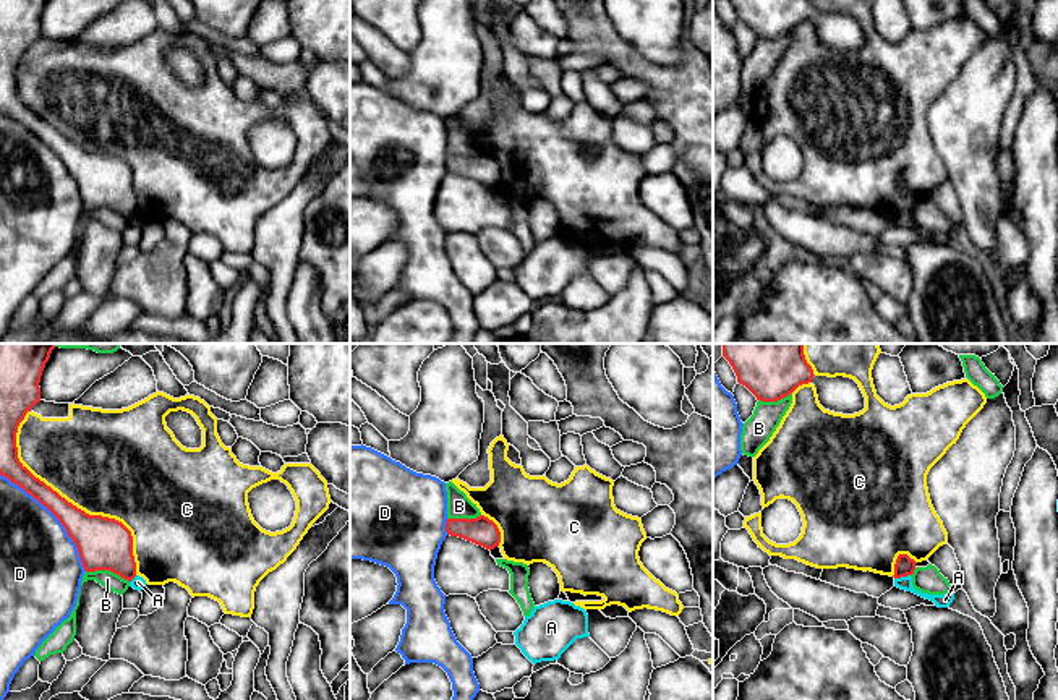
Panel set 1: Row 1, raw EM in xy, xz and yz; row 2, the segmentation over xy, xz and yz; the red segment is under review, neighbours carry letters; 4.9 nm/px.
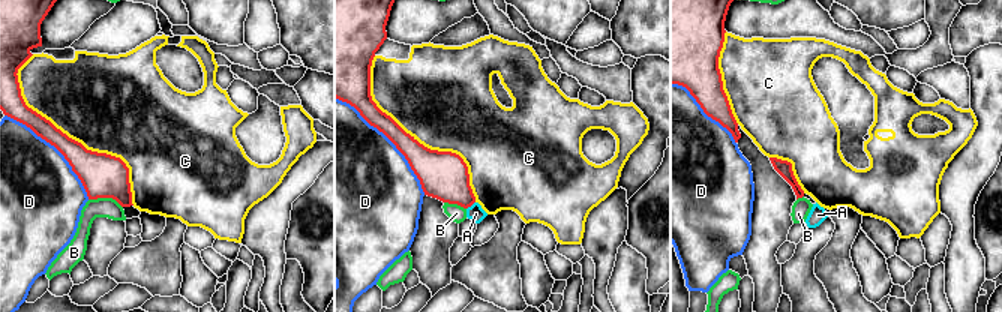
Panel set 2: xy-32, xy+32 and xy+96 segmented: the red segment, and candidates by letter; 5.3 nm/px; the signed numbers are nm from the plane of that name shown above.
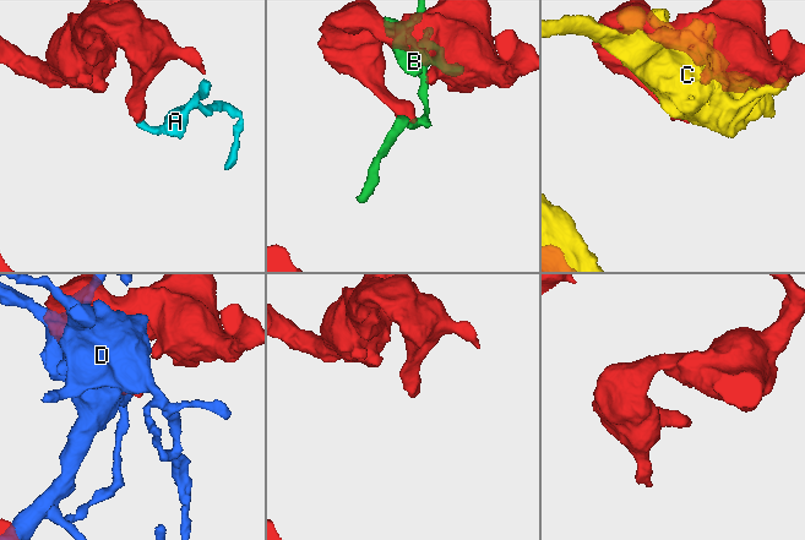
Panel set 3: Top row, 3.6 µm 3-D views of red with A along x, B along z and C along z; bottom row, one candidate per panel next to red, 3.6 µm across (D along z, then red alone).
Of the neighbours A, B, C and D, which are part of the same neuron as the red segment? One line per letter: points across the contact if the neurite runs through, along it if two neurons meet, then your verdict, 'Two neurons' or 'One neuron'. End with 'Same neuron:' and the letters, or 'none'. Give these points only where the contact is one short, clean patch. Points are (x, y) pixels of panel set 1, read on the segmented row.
A: Boundary: yz (909, 574), (895, 579). Two neurons
B: Two neurons
C: Two neurons
D: Two neurons
Same neuron: none

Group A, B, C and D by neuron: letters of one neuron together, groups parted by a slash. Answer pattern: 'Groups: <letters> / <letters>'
Groups: A / B / C / D

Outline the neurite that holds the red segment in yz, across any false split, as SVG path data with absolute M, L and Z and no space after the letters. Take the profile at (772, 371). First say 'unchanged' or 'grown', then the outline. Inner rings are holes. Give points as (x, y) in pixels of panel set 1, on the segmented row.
unchanged; M723 344L723 356L762 402L778 402L815 376L804 344Z

